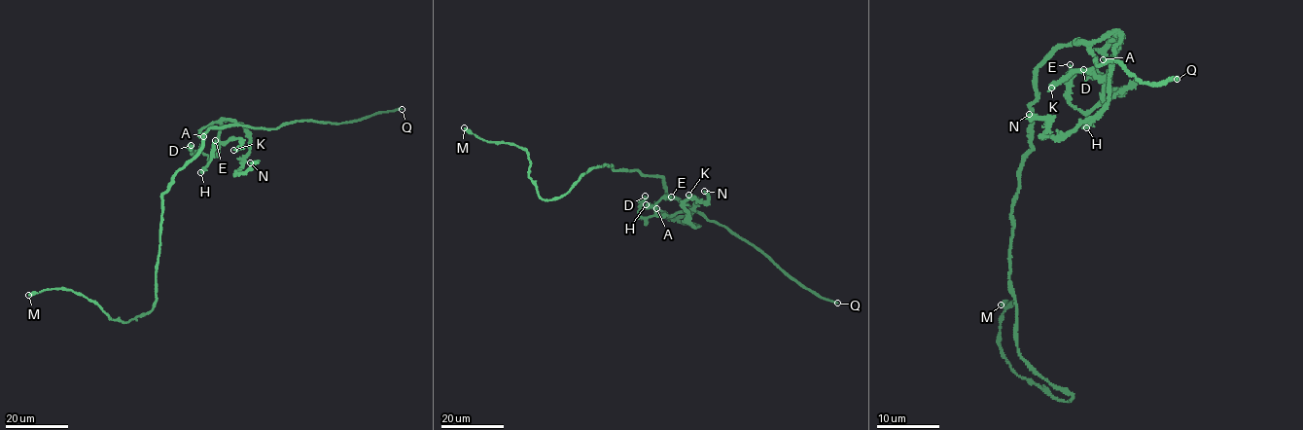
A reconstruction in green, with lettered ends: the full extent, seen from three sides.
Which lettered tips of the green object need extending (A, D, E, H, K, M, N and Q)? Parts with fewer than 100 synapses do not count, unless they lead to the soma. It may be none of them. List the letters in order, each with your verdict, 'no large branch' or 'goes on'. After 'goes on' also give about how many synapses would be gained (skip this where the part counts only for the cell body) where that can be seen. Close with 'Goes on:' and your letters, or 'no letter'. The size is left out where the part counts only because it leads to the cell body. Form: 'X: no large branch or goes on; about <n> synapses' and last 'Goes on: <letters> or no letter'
A: no large branch
D: no large branch
E: no large branch
H: no large branch
K: no large branch
M: no large branch
N: no large branch
Q: goes on; about 350 synapses
Goes on: Q

